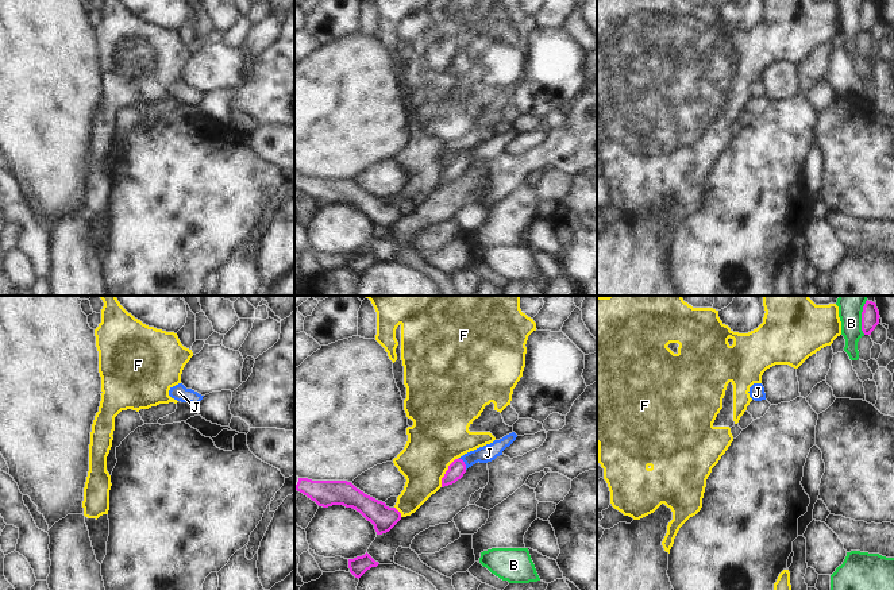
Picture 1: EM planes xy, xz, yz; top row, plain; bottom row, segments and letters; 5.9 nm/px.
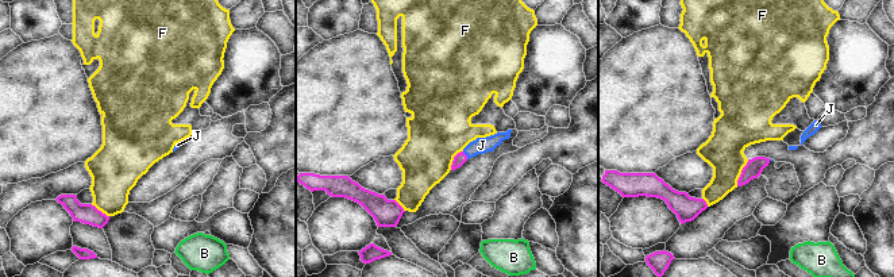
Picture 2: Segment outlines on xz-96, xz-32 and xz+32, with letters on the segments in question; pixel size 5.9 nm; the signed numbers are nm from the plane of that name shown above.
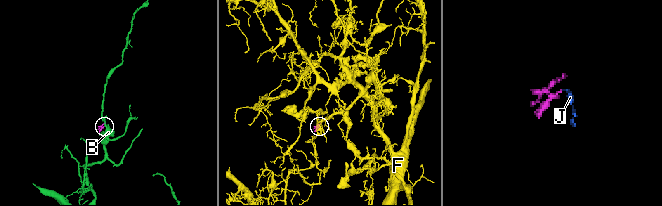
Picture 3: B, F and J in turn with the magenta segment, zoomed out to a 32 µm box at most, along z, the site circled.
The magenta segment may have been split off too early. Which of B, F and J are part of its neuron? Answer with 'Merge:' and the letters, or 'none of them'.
Merge: J

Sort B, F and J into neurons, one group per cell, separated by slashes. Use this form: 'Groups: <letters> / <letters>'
Groups: B / F / J.

